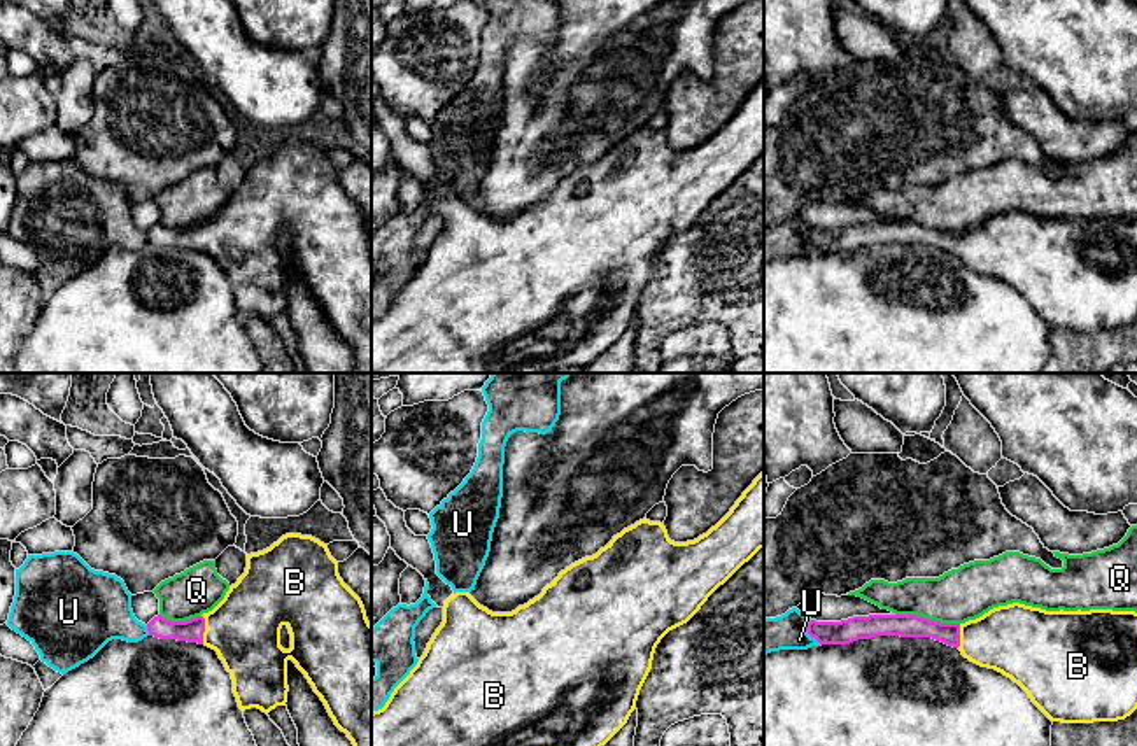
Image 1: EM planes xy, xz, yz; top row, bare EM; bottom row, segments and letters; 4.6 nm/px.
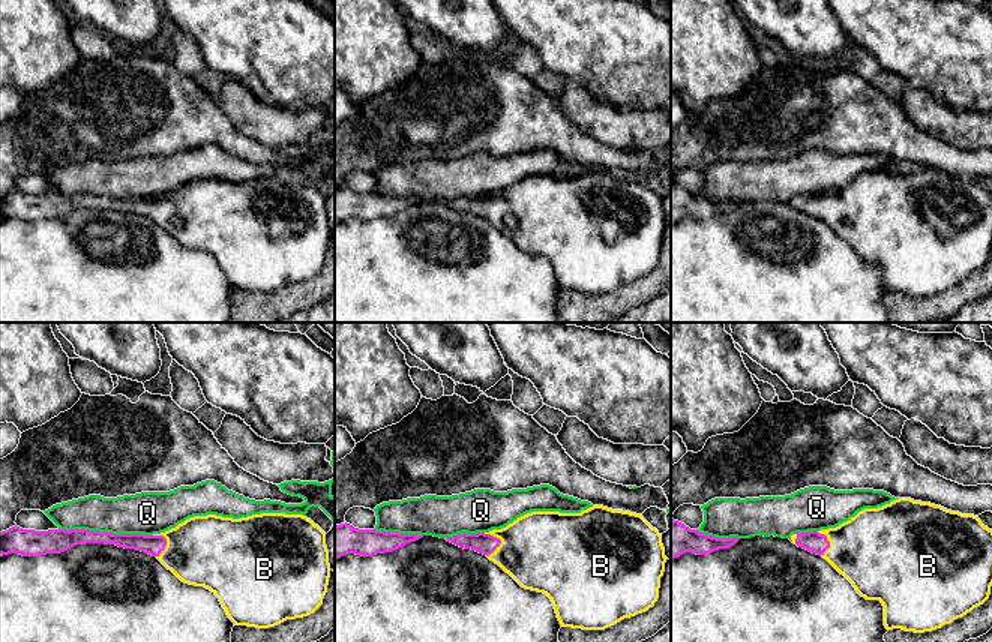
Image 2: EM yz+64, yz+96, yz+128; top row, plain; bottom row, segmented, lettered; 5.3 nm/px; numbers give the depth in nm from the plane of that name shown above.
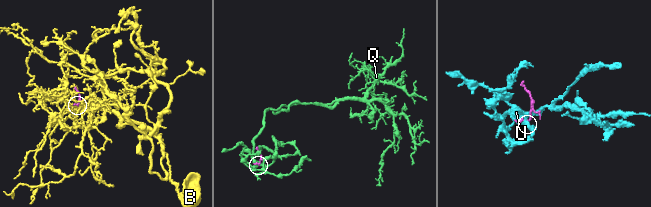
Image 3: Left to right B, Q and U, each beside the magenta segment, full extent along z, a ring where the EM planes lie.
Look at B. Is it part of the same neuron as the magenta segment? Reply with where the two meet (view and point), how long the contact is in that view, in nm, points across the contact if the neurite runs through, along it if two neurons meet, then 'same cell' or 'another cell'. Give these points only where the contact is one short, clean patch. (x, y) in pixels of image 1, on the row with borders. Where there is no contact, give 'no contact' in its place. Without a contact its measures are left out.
meets magenta in xy at (204, 629); contact 140 nm long; runs through xy (191, 631), (204, 629), (244, 629); same cell

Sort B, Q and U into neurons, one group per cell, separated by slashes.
B / Q / U

